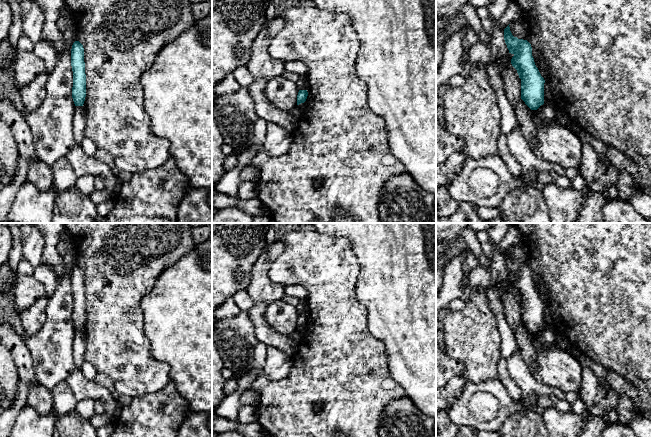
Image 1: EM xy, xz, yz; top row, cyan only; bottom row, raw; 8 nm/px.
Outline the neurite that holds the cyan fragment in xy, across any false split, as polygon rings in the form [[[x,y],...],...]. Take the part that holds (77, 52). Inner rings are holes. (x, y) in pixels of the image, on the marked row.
[[[75,41],[71,49],[71,66],[73,71],[72,98],[75,106],[83,106],[86,97],[86,74],[84,48]]]

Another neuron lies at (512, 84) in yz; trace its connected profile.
[[[510,63],[503,68],[503,82],[506,96],[515,109],[521,100],[521,82],[517,70]]]

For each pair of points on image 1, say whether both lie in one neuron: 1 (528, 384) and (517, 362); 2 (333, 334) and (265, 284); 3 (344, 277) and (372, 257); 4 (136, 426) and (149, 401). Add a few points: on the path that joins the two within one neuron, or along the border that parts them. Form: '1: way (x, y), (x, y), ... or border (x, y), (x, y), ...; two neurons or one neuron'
1: way (524, 379), (517, 367); one neuron
2: border (271, 266), (268, 276), (273, 281), (284, 286); two neurons
3: border (351, 244), (352, 251), (359, 265), (355, 289); two neurons
4: way (142, 420), (149, 413), (149, 407); one neuron

